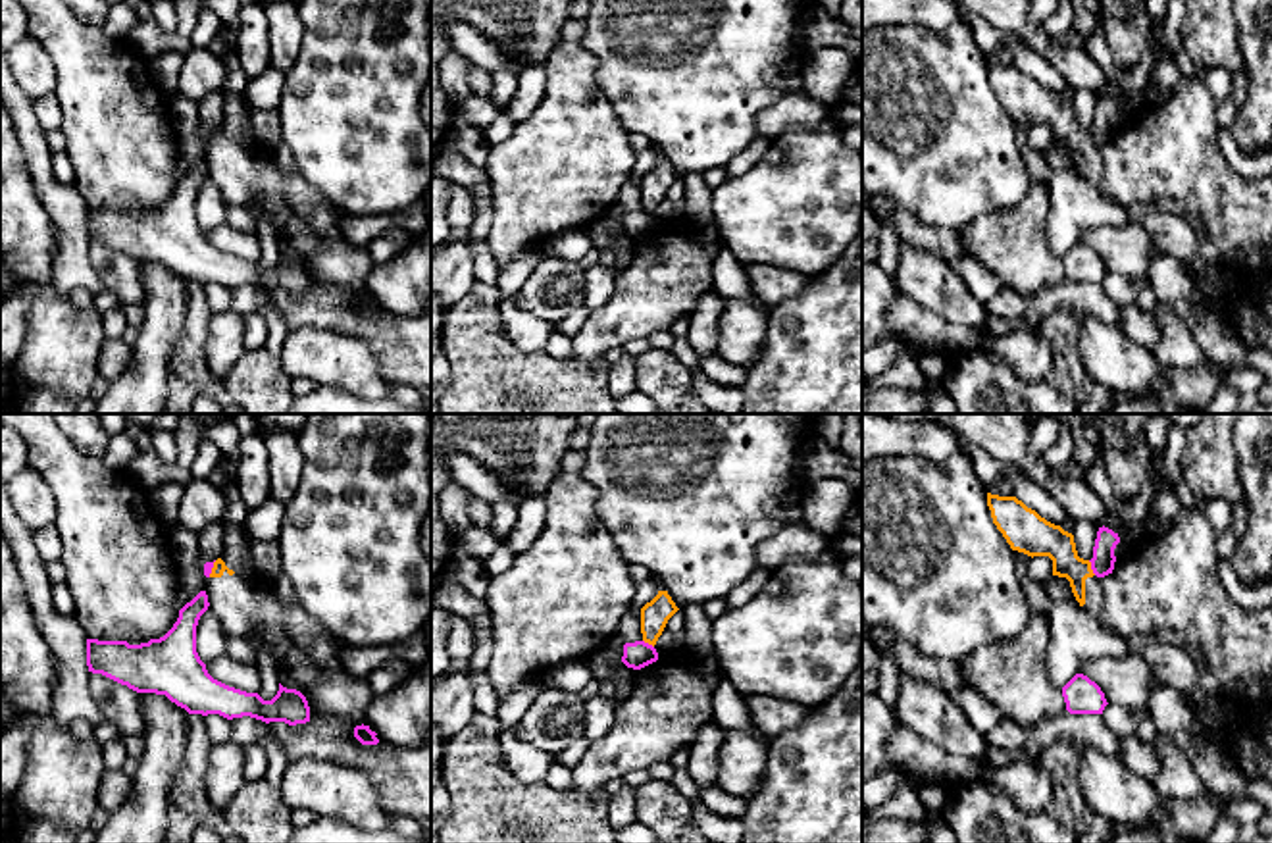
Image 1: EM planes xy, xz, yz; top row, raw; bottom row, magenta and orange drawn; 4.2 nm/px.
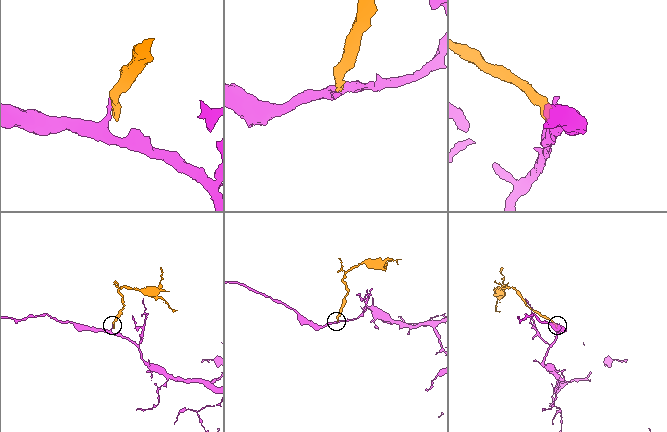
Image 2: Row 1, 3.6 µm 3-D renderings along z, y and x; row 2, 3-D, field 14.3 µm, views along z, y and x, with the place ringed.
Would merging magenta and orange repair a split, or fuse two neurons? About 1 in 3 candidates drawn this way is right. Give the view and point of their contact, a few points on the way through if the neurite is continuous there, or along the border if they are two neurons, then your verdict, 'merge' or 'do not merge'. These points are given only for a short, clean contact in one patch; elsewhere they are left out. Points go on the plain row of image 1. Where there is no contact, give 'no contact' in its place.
meets magenta in yz at (1092, 137); border along yz (1088, 129), (1095, 143); do not merge

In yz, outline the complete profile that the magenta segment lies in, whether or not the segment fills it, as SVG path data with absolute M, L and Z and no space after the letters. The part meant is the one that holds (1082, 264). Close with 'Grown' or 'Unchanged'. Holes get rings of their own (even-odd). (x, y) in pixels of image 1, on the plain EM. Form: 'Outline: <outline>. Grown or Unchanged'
Outline: M1083 243L1062 256L1062 266L1070 283L1103 283L1108 273L1101 256Z. Unchanged

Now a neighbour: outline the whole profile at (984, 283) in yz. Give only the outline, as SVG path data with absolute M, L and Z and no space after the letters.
M972 256L953 258L951 268L964 279L972 294L985 304L991 296L1008 289L993 271Z

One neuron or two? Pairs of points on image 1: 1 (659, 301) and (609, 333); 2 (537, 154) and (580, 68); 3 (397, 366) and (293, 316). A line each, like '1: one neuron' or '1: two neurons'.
1: one neuron
2: one neuron
3: one neuron

